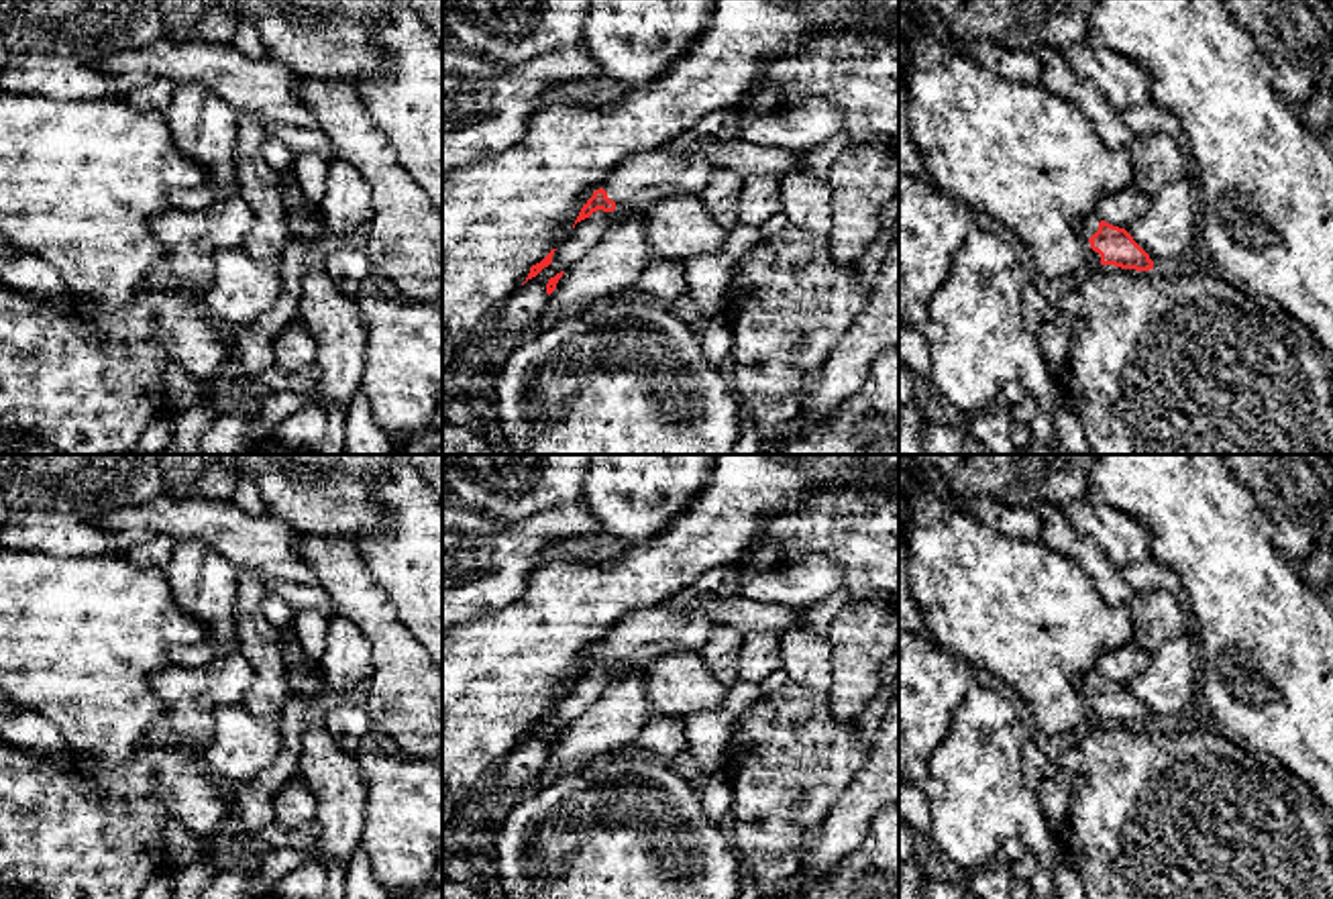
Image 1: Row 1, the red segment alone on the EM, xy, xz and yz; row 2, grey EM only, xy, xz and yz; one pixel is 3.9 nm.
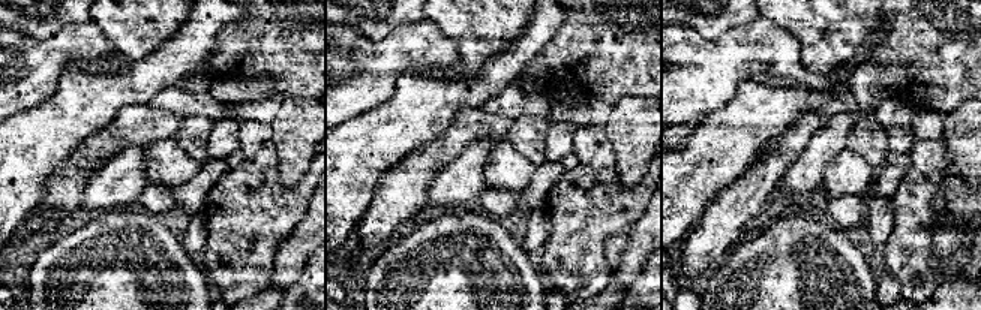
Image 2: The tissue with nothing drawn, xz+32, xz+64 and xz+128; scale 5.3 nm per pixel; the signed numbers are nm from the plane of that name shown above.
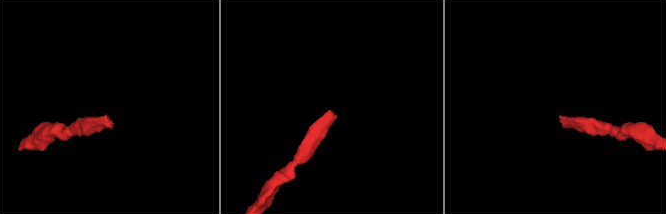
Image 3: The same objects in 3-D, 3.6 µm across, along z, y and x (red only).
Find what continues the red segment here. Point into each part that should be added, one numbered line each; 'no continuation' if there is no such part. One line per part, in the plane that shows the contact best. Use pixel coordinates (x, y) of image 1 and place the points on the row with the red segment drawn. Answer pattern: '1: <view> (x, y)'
1: xz (638, 182)

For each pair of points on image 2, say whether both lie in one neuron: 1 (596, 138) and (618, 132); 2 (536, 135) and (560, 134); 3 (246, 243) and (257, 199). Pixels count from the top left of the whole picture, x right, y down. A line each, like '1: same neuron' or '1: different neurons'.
1: different neurons
2: different neurons
3: same neuron

